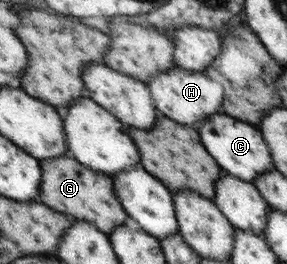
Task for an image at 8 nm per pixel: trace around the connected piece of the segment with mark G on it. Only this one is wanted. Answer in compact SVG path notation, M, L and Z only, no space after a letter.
M71 154L59 158L43 159L43 183L40 201L60 213L72 215L82 221L92 221L100 231L109 235L128 219L127 211L115 194L115 180L101 171L90 169Z

